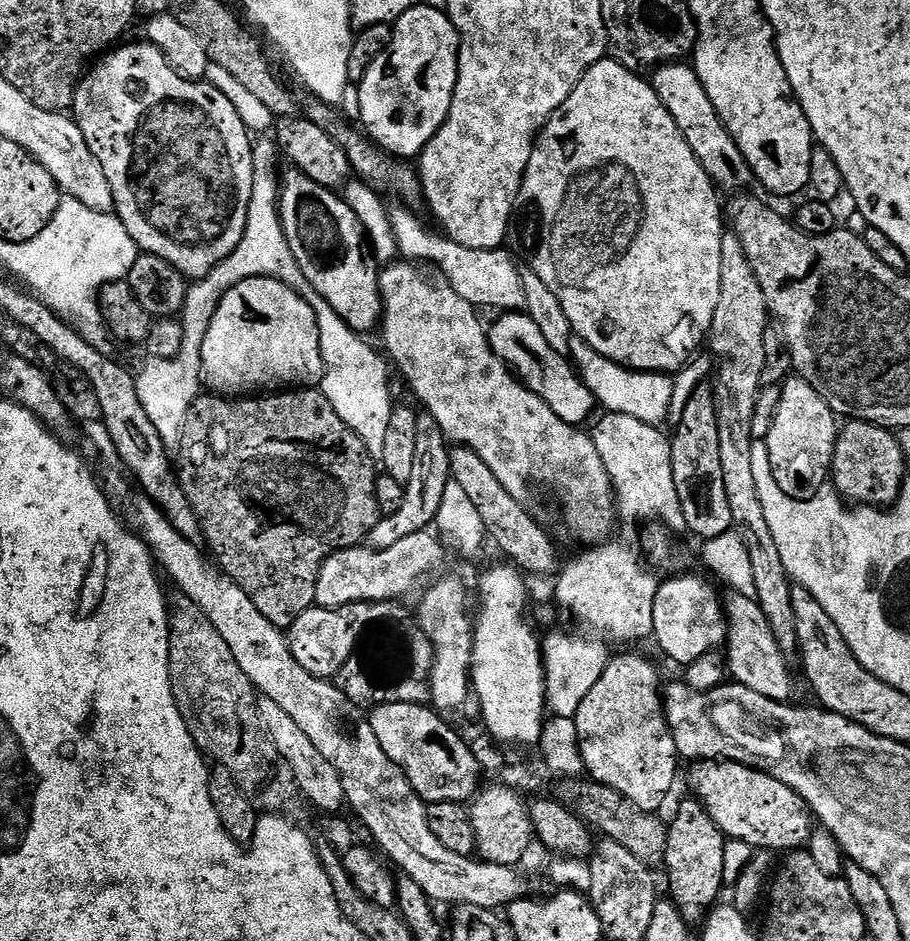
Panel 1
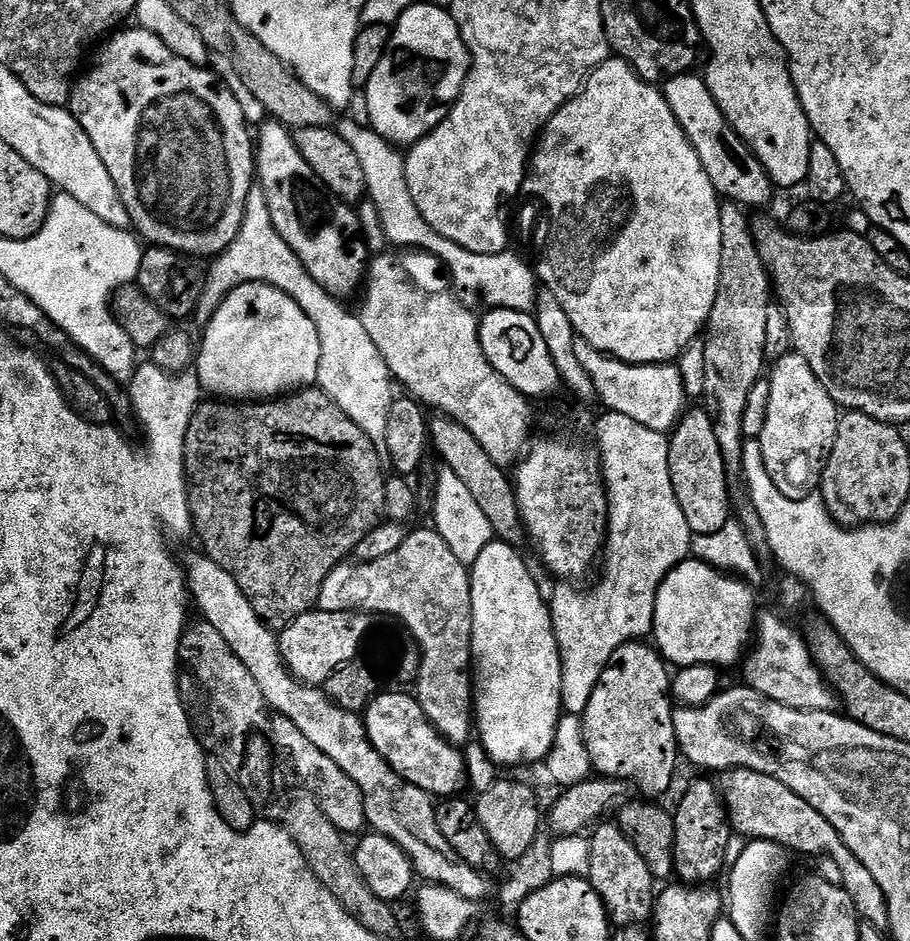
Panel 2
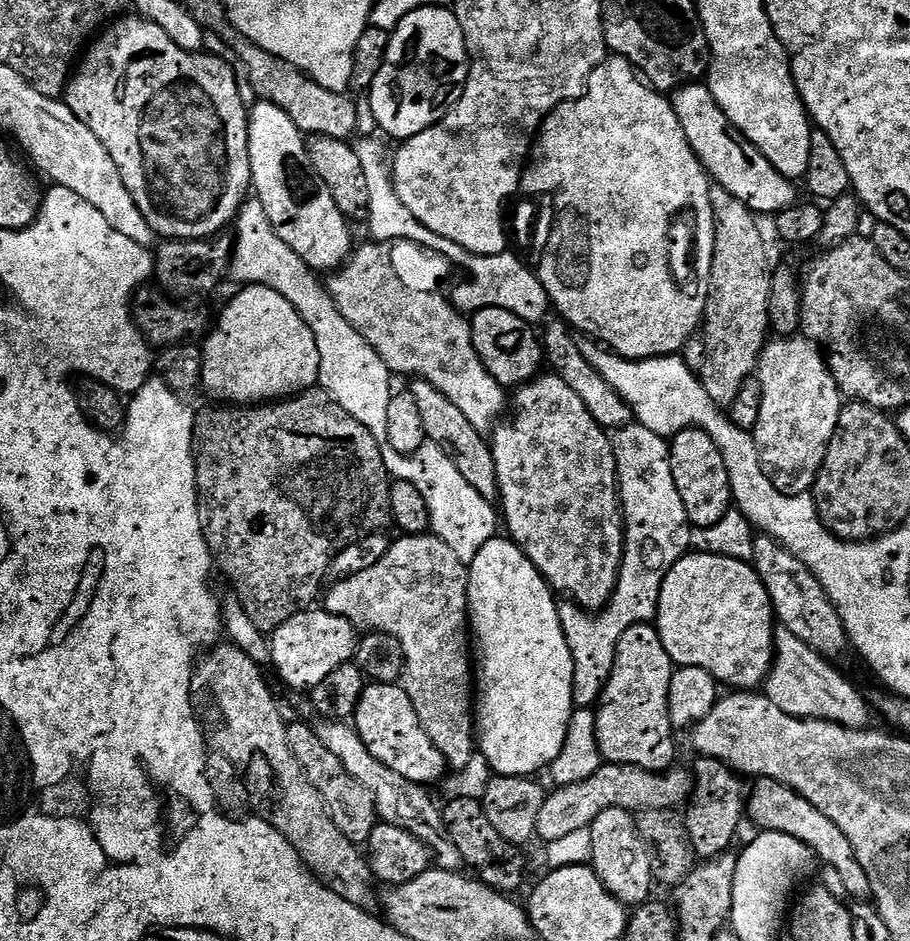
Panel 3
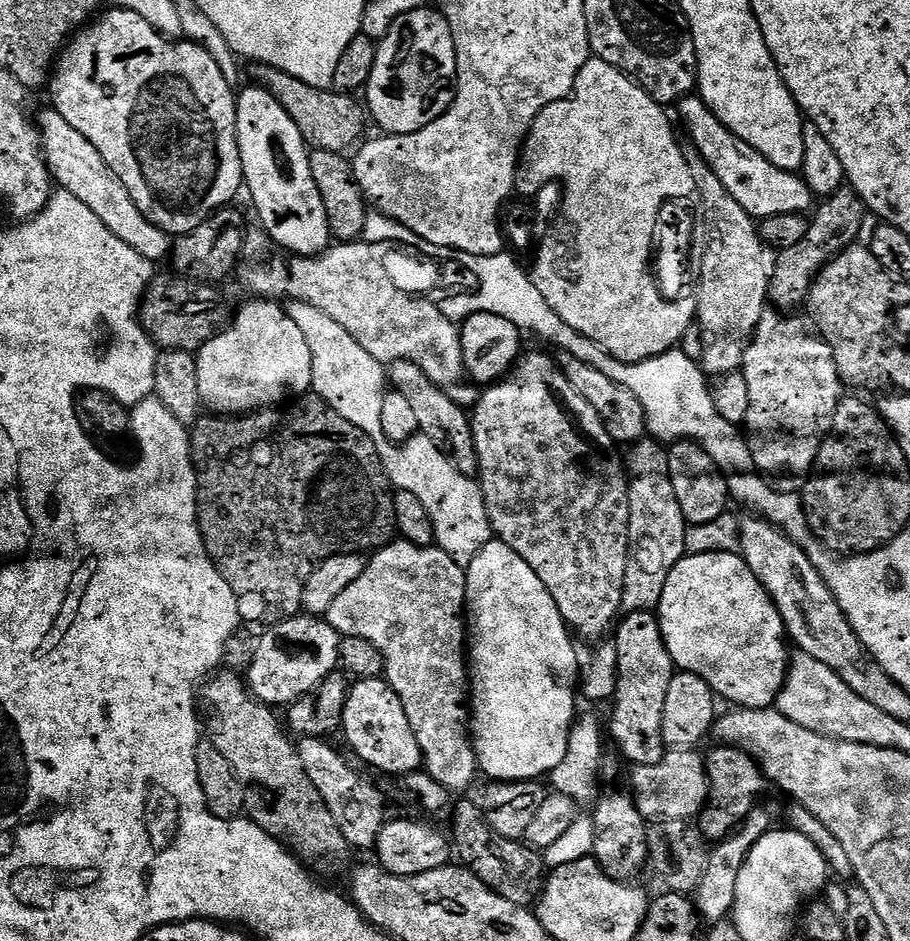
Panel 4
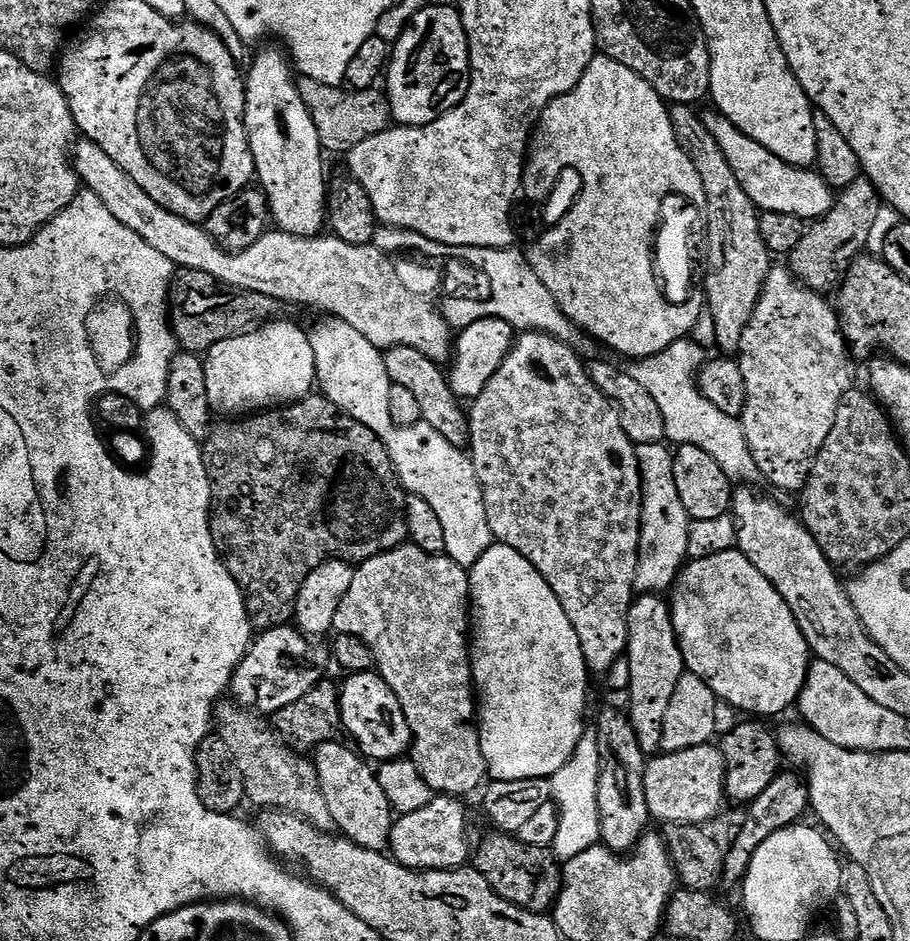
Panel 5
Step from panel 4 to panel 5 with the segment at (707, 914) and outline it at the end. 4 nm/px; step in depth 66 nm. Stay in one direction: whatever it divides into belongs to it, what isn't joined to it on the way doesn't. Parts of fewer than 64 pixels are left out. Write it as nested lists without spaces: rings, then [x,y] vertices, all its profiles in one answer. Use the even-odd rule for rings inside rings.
[[[796,770],[781,771],[780,775],[774,778],[774,782],[770,782],[770,786],[766,786],[766,790],[758,794],[758,798],[751,800],[746,811],[748,813],[745,814],[744,821],[740,824],[740,833],[733,838],[732,845],[727,845],[724,853],[723,883],[725,885],[739,885],[743,881],[758,846],[762,846],[762,842],[766,842],[770,834],[778,834],[778,830],[799,825],[803,821],[800,819],[806,814],[809,815],[807,779]]]

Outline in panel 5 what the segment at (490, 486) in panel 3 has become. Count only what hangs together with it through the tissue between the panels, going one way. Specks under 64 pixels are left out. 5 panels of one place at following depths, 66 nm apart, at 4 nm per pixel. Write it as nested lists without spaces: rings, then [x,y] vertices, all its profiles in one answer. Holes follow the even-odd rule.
[[[394,346],[384,352],[386,374],[390,374],[393,384],[406,386],[410,395],[416,399],[422,409],[422,421],[427,427],[438,430],[446,442],[450,442],[460,449],[467,449],[469,413],[465,405],[452,393],[452,386],[448,383],[445,369],[435,364],[422,350],[413,350],[410,346]],[[464,407],[464,408],[463,408]]]

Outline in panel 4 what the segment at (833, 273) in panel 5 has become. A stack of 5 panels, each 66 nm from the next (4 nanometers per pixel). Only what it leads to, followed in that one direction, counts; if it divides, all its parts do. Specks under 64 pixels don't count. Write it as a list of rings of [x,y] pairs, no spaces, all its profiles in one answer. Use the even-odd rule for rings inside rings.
[[[845,186],[833,196],[827,197],[820,209],[815,209],[816,217],[811,217],[806,238],[797,242],[795,246],[779,249],[776,265],[774,266],[774,278],[772,279],[772,291],[770,300],[773,305],[781,308],[781,313],[792,314],[800,303],[809,299],[812,285],[816,283],[816,277],[824,271],[836,256],[842,254],[847,248],[852,247],[861,239],[860,231],[864,228],[864,216],[866,217],[866,203],[863,197],[851,186]]]

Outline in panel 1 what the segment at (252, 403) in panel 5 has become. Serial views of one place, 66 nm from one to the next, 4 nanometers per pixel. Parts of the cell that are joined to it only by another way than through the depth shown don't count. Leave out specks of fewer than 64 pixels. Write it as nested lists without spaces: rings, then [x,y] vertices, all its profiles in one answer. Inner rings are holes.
[[[269,276],[238,282],[218,306],[202,342],[202,384],[209,393],[225,398],[244,398],[265,390],[284,390],[289,386],[316,386],[324,378],[318,322],[314,310],[293,288]]]

